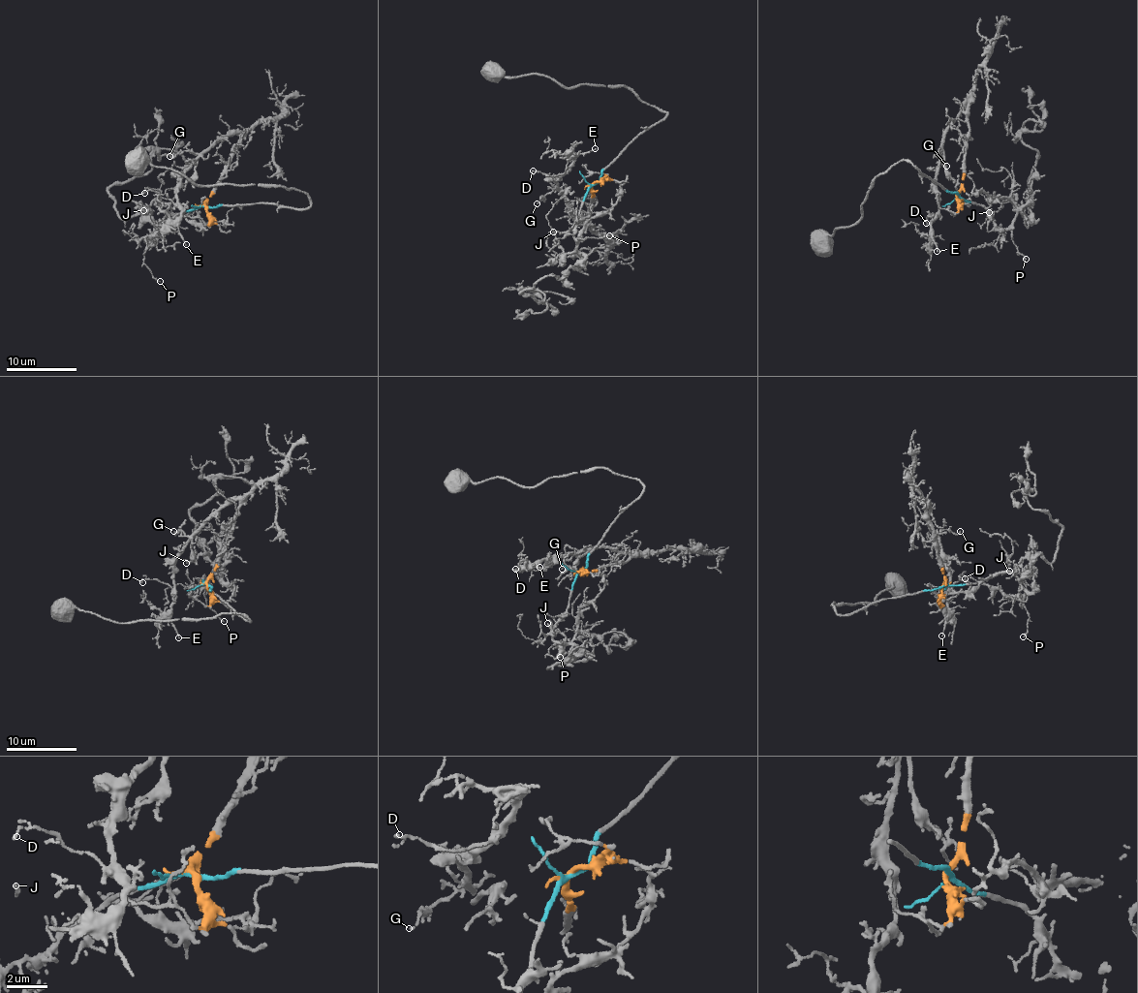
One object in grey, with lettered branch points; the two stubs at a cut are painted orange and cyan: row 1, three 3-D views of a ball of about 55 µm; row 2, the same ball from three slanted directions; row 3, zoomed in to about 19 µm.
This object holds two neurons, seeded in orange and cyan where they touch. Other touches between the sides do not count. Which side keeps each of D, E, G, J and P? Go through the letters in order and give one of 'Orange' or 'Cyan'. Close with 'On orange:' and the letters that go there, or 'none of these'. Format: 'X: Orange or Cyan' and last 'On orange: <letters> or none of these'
D: Orange
E: Orange
G: Orange
J: Cyan
P: Cyan
On orange: D, E, G

